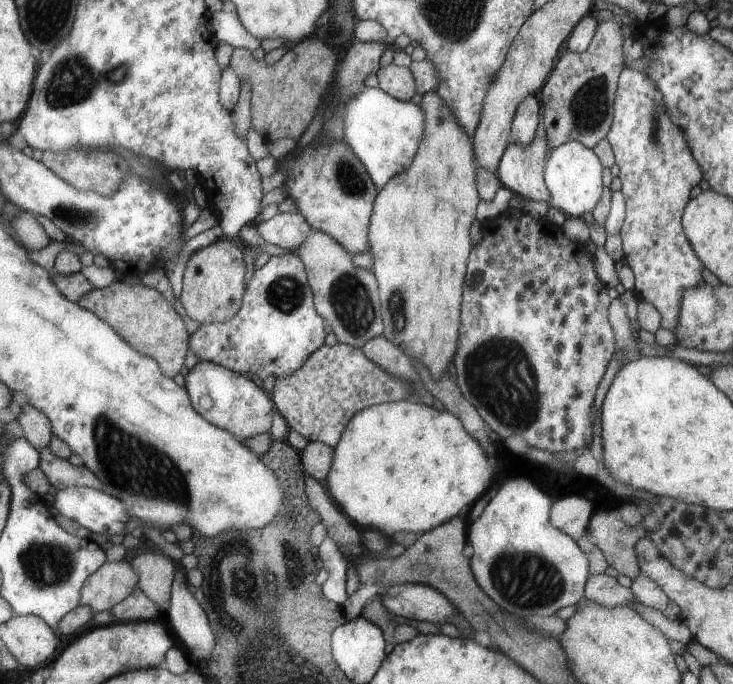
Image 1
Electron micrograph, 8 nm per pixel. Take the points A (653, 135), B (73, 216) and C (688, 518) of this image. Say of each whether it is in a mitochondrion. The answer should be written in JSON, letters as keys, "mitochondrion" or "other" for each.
{"A":"mitochondrion","B":"mitochondrion","C":"other"}

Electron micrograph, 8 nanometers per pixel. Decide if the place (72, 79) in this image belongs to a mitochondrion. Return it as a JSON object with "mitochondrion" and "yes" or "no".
{"mitochondrion":"yes"}

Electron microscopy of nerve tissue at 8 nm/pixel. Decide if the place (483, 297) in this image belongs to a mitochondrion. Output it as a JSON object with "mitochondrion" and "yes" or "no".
{"mitochondrion":"no"}

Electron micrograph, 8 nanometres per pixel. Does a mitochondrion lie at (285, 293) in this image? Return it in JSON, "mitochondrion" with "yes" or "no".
{"mitochondrion":"yes"}

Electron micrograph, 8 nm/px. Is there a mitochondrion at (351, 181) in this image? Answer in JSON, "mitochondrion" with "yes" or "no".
{"mitochondrion":"yes"}

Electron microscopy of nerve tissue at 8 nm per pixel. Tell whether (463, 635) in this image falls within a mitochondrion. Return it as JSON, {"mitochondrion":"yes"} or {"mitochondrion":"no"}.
{"mitochondrion":"no"}

